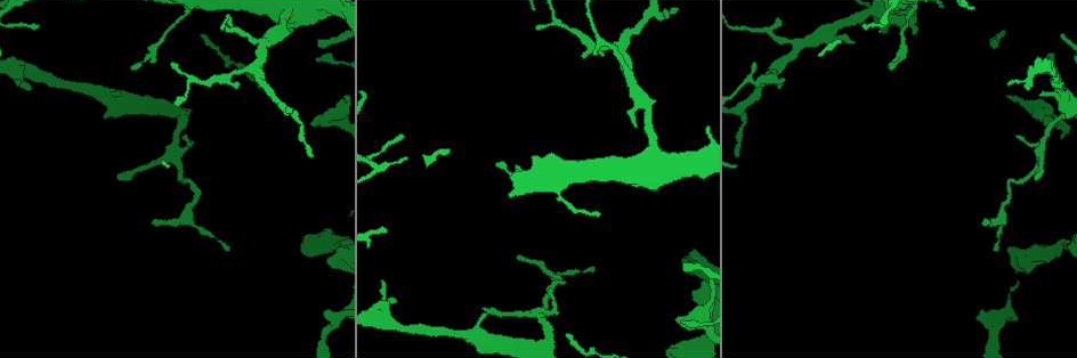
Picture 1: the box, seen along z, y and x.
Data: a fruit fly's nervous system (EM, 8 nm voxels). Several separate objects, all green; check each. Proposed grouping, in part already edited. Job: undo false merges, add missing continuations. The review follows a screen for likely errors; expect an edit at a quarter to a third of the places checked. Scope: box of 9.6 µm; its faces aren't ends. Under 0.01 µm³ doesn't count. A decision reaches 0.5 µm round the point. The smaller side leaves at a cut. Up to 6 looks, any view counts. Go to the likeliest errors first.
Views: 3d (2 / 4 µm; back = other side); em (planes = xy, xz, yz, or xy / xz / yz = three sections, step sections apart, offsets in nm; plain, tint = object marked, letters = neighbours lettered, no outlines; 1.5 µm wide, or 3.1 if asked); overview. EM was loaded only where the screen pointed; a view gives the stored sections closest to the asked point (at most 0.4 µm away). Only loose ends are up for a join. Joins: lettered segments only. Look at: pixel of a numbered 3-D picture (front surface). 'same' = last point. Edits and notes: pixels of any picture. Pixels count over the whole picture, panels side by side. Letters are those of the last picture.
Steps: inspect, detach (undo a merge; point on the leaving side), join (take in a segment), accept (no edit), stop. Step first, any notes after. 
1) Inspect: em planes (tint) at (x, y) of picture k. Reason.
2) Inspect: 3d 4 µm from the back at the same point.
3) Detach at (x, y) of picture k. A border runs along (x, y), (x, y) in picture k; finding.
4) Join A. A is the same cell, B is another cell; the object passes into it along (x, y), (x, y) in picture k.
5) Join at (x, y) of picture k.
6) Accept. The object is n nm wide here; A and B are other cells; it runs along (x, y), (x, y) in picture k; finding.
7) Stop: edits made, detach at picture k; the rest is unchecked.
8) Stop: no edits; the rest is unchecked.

Inspect: 3d 4 µm at (982, 309) of picture 1. Free end.

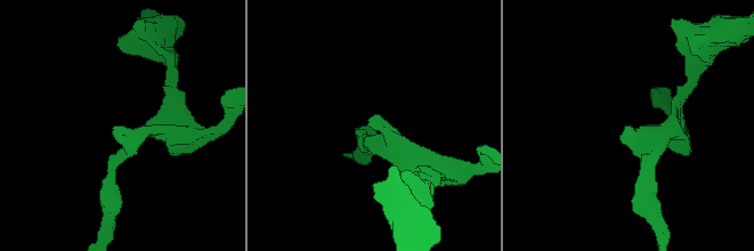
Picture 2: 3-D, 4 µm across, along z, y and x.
Inspect: em planes (letters) at (114, 125) of picture 2. Now the EM.

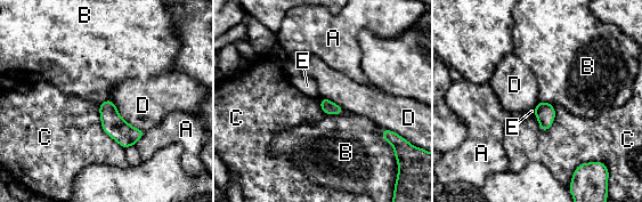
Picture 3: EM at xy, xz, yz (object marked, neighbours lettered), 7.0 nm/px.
Accept. A, B, C, D and E are other cells; a border runs along (322, 111), (344, 111) in picture 3; none of them fits.

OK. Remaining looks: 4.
Inspect: 3d 2 µm at (152, 220) of picture 1. Branch stops here.

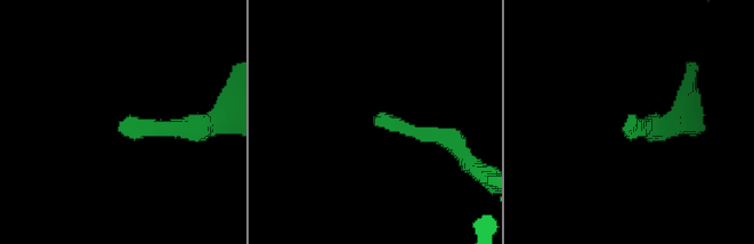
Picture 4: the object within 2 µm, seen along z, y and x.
Inspect: em planes (letters) at (120, 122) of picture 4. Shape alone is not enough.

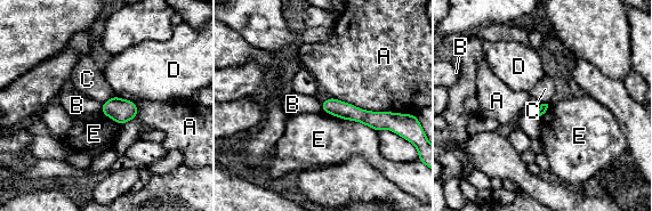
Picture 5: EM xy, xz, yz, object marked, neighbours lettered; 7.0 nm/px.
Accept. A, B, C, D and E are other cells; a border runs along (103, 104), (99, 111) in picture 5; none of them fits.

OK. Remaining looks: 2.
Inspect: em planes (letters) at (483, 307) of picture 1. Branch stops here.

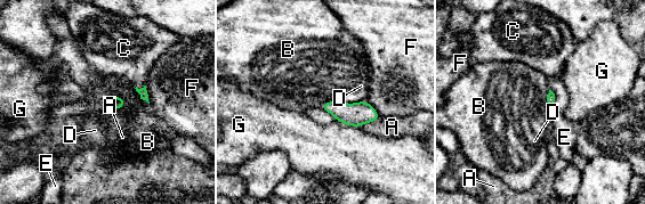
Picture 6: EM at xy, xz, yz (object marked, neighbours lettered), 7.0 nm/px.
Accept. A, B, C, D, E, F and G are other cells; a border runs along (365, 100), (344, 103) in picture 6; no lettered segment goes on from it.

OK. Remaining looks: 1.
Stop: no edits; the rest is unchecked.

